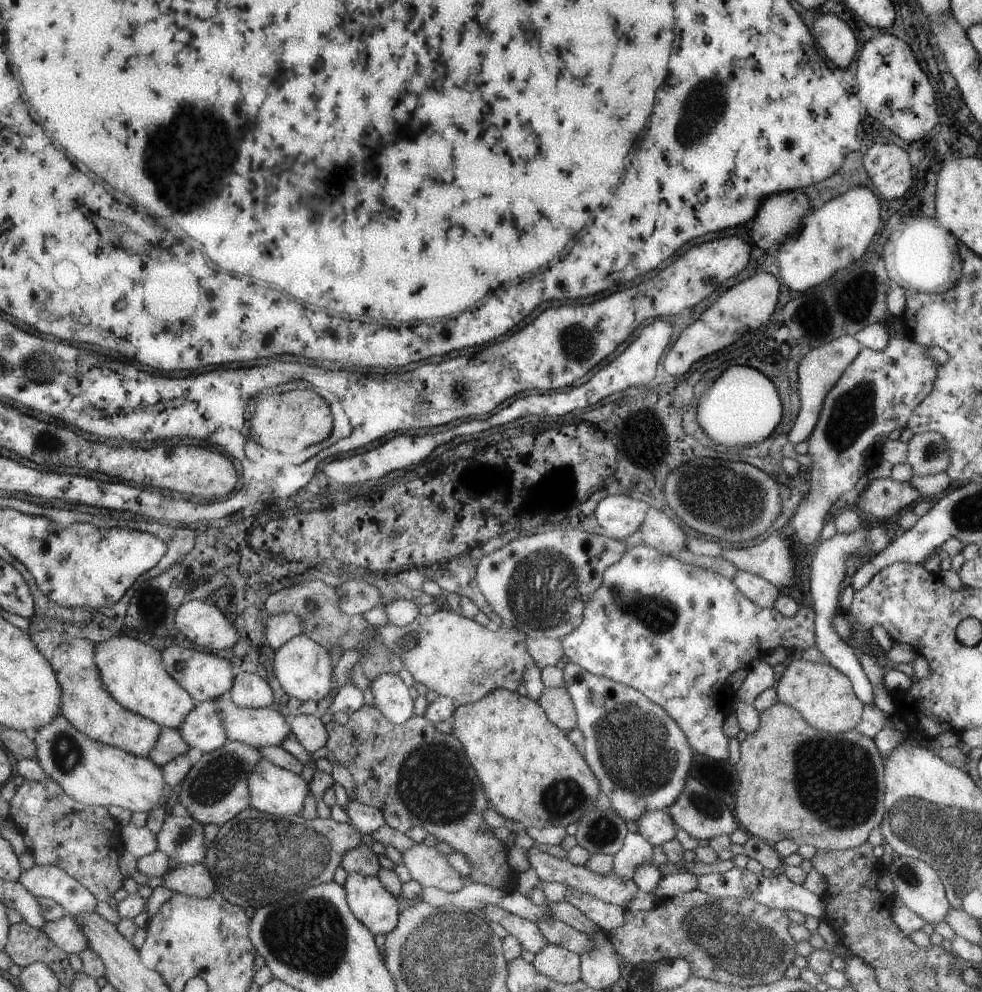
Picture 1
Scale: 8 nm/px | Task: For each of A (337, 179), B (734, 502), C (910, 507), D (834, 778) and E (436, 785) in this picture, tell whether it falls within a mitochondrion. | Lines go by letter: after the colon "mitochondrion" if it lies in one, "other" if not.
A: other
B: mitochondrion
C: other
D: mitochondrion
E: mitochondrion

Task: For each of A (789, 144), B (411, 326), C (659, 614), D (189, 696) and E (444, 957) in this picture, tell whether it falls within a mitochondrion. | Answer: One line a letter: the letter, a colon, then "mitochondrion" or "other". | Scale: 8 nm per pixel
A: other
B: other
C: mitochondrion
D: other
E: mitochondrion

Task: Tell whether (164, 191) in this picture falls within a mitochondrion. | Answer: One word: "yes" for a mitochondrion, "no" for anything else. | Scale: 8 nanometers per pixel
no

